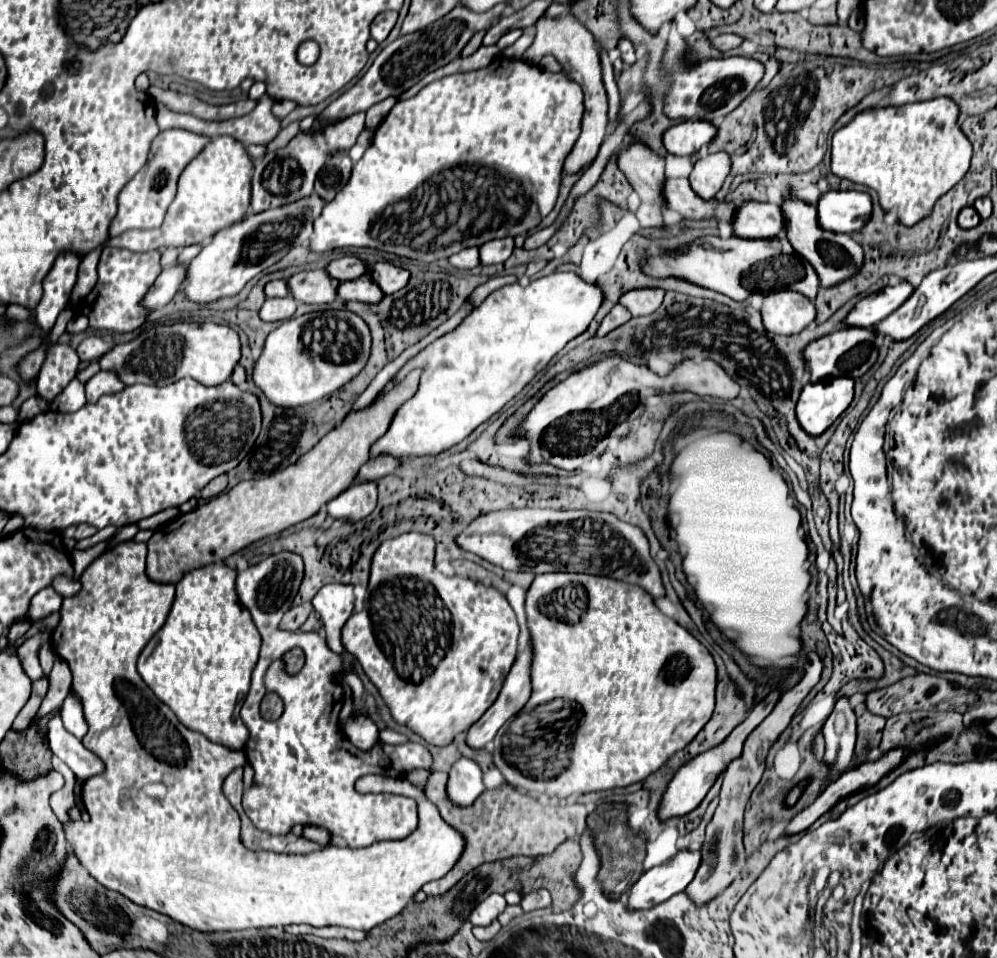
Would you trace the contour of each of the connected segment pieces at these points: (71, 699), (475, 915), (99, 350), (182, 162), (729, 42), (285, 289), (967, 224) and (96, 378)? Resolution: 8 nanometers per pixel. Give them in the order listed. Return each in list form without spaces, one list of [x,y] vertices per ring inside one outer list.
[[[69,693],[61,705],[61,719],[69,733],[81,739],[87,733],[87,721],[83,717],[83,703],[75,693]]]
[[[493,893],[493,895],[489,895],[485,901],[481,901],[481,903],[471,911],[469,921],[471,921],[473,925],[485,927],[485,925],[489,925],[493,919],[497,919],[499,913],[503,913],[505,905],[507,905],[507,903],[505,903],[505,897],[499,895],[499,893]]]
[[[91,335],[81,341],[81,345],[77,347],[77,355],[81,361],[91,361],[91,359],[99,359],[101,355],[105,355],[111,347],[113,347],[113,343],[101,339],[97,335]]]
[[[185,129],[161,131],[151,145],[151,153],[149,153],[147,163],[125,185],[123,193],[119,195],[119,211],[117,211],[117,217],[113,219],[113,225],[109,227],[109,235],[117,237],[129,229],[155,229],[155,227],[159,227],[163,223],[167,207],[175,199],[179,175],[183,173],[187,163],[191,159],[195,159],[197,153],[201,153],[201,149],[211,141],[213,141],[211,137],[197,135],[197,133],[185,131]]]
[[[717,35],[715,39],[711,39],[711,45],[713,45],[715,49],[719,49],[721,53],[725,53],[725,51],[729,51],[729,49],[735,49],[735,47],[739,47],[741,43],[743,43],[743,39],[737,37],[737,35]]]
[[[271,281],[265,285],[265,295],[267,297],[291,297],[291,289],[287,281]]]
[[[965,207],[961,213],[959,213],[959,225],[961,229],[971,229],[971,227],[977,227],[981,221],[979,213],[975,211],[975,207]]]
[[[99,371],[97,375],[93,375],[87,385],[85,385],[85,391],[87,391],[87,403],[97,403],[99,397],[103,395],[111,395],[111,393],[117,393],[125,389],[125,385],[121,381],[117,381],[117,377],[113,377],[111,373],[103,373]]]

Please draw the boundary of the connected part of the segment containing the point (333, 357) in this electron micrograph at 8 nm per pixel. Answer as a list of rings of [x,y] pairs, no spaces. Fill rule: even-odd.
[[[325,311],[293,317],[271,331],[253,367],[253,383],[277,407],[301,407],[323,399],[351,381],[367,363],[369,327],[349,311]]]

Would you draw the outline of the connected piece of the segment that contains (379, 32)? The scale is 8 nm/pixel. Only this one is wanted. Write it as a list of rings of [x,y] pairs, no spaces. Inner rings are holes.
[[[385,11],[381,15],[377,15],[371,23],[371,37],[377,41],[377,43],[383,43],[387,39],[387,35],[391,33],[393,25],[397,22],[397,13],[395,11]]]

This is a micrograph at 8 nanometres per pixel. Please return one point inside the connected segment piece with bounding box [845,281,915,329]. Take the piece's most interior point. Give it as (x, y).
(868, 312)

